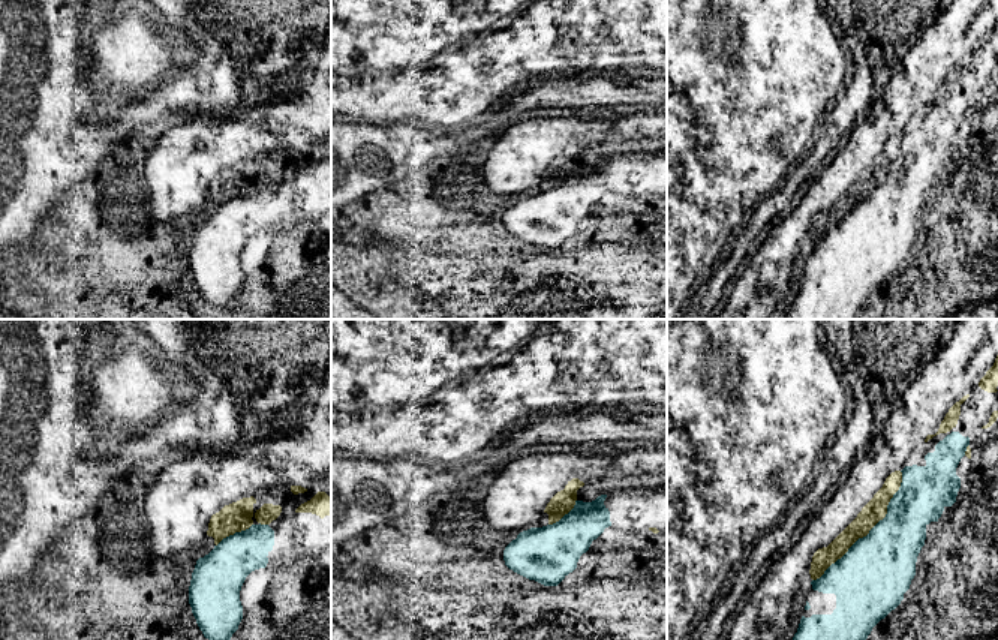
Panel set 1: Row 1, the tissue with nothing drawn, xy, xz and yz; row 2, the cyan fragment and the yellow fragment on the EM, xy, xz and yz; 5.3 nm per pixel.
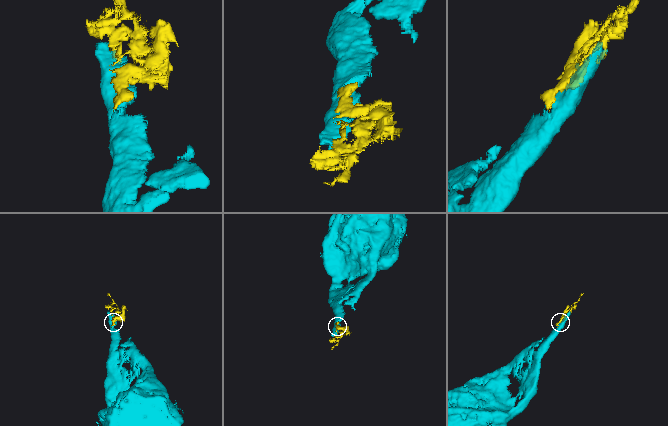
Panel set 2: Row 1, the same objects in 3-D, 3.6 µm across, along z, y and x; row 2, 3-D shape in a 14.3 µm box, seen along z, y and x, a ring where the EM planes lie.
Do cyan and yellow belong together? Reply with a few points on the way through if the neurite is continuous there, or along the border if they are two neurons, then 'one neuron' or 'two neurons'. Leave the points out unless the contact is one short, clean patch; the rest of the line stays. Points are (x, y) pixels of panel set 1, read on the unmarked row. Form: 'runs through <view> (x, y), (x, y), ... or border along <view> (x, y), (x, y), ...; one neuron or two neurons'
one neuron

